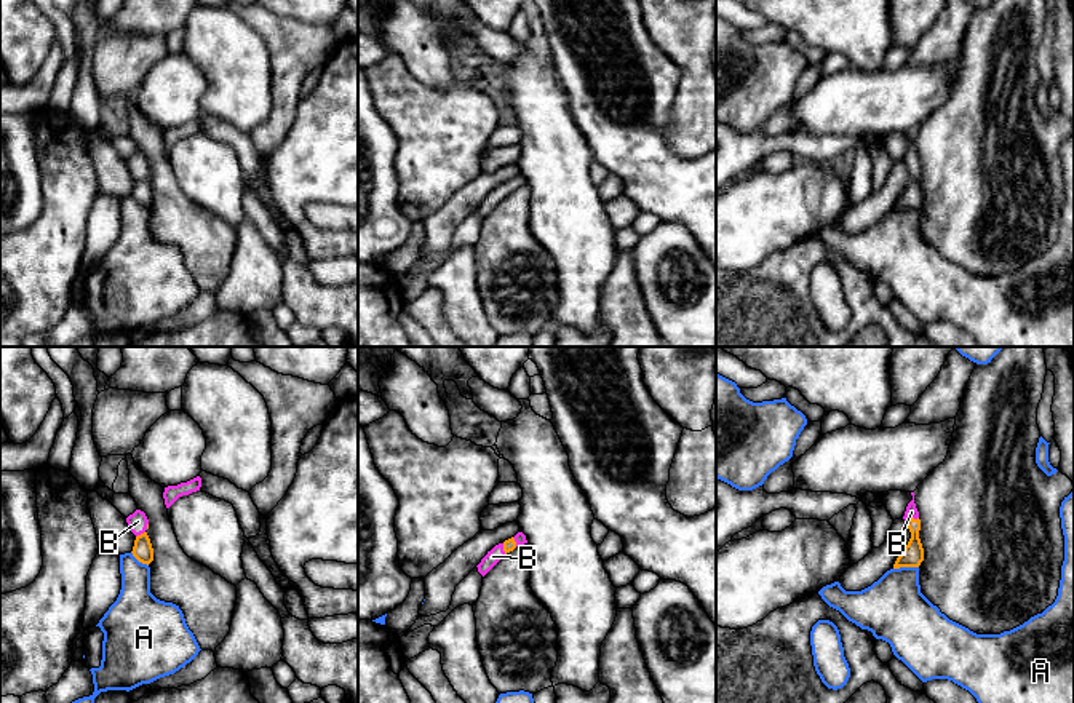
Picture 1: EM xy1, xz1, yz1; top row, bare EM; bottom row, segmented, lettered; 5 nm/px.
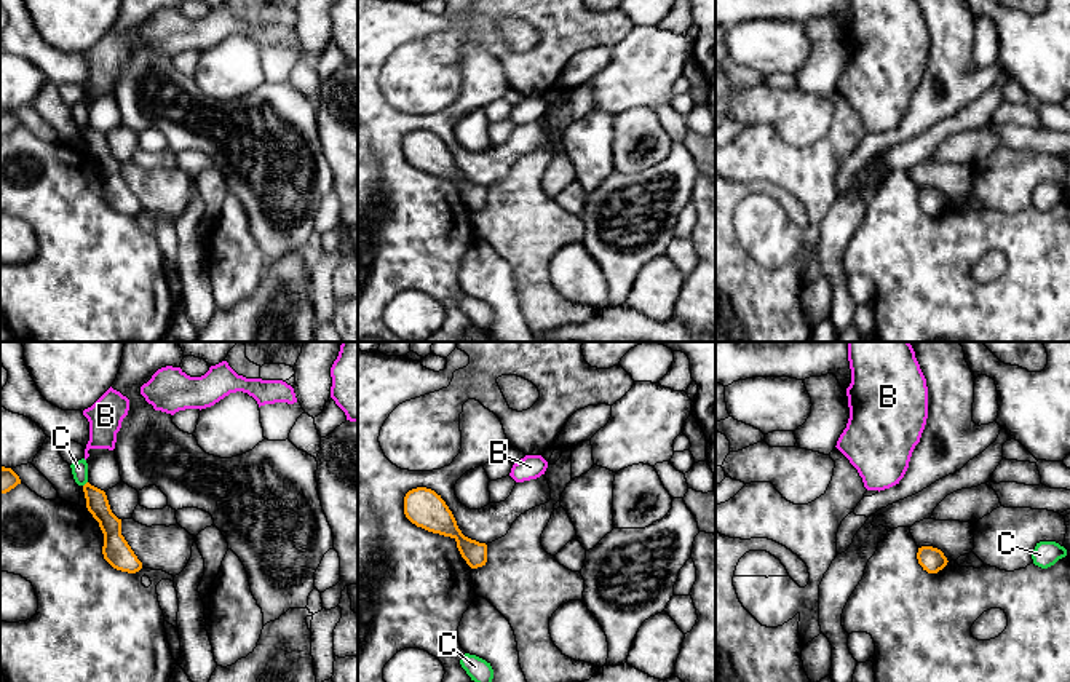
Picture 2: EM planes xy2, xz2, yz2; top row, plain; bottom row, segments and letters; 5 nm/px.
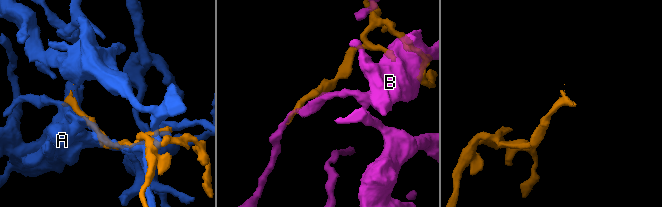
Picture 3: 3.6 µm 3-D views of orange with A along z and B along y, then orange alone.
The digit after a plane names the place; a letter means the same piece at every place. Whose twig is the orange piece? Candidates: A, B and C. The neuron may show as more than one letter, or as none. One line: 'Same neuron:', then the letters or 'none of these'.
Same neuron: B

